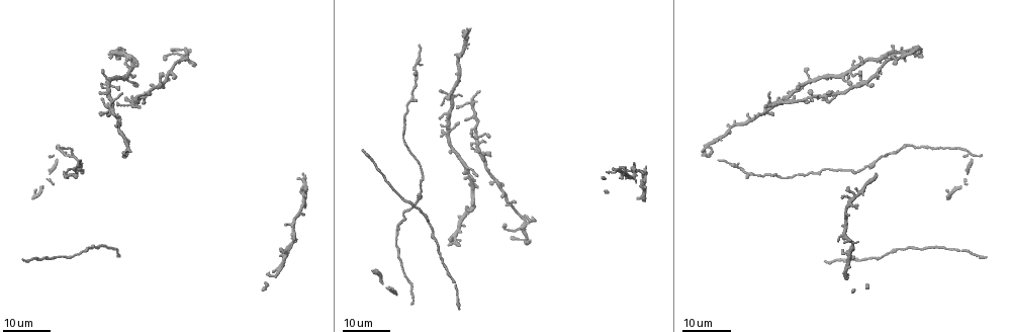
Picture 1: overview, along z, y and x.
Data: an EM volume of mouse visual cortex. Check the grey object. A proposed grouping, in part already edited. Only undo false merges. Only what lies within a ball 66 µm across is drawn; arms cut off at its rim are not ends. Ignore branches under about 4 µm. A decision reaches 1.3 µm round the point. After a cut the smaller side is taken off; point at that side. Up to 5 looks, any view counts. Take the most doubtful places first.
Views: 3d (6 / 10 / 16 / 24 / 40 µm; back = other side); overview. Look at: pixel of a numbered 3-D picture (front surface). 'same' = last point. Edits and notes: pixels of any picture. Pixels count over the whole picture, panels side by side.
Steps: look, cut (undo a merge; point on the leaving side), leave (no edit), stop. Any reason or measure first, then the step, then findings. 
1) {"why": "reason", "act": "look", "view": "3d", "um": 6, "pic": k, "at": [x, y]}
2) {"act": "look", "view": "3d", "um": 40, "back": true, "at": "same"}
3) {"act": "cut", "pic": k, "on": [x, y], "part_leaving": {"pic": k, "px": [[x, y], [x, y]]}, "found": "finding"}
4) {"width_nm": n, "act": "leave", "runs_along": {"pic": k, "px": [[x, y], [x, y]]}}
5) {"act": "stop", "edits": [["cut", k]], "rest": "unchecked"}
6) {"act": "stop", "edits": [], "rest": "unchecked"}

{"why": "narrows sharply", "act": "look", "view": "3d", "um": 16, "pic": 1, "at": [744, 172]}

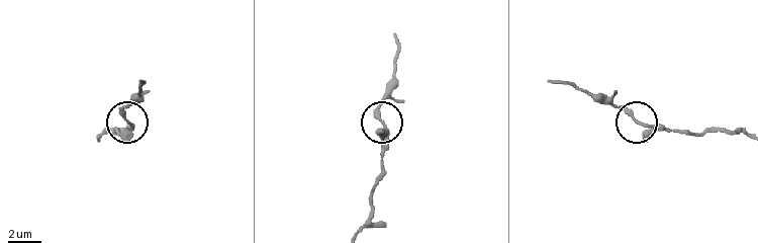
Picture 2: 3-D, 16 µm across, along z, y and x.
{"act": "look", "view": "3d", "um": 10, "pic": 2, "at": [386, 124]}

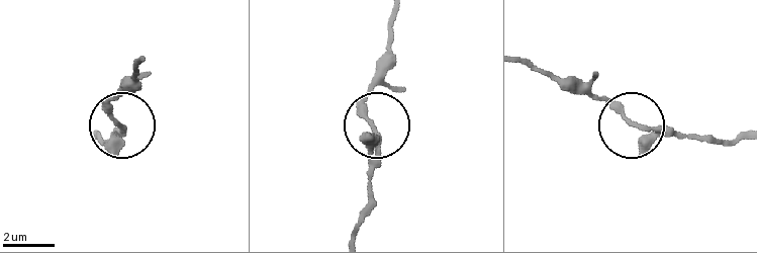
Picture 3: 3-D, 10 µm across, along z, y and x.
{"act": "look", "view": "3d", "um": 10, "back": true, "pic": 3, "at": [372, 128]}

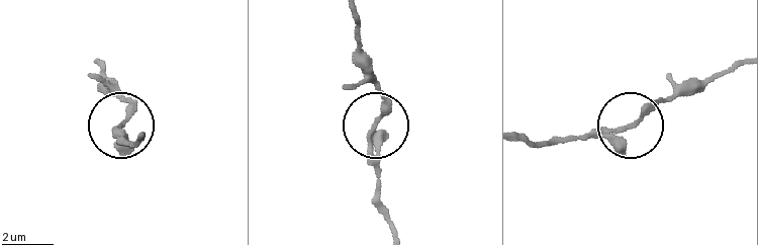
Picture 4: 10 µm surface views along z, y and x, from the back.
{"act": "leave", "runs_along": {"pic": 4, "px": [[692, 89], [609, 135], [554, 135]]}, "found": "one neuron here"}

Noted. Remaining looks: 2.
{"act": "look", "view": "3d", "um": 24, "pic": 1, "at": [813, 97]}

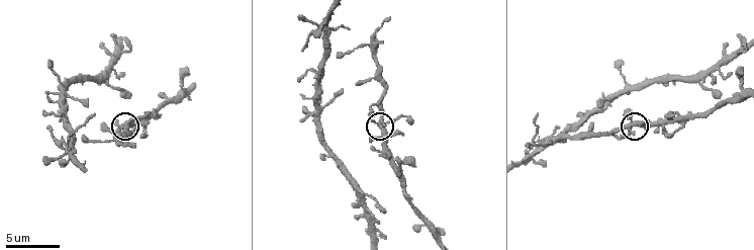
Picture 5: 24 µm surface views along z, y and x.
{"act": "look", "view": "3d", "um": 6, "pic": 5, "at": [128, 122]}

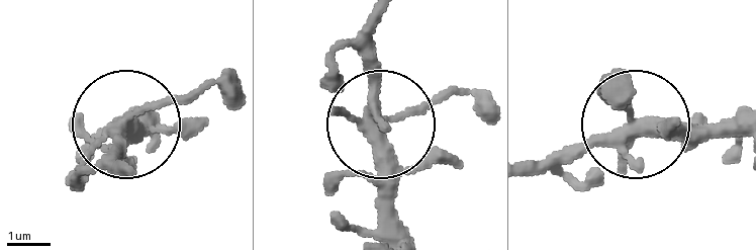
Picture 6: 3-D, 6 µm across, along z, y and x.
{"act": "leave", "runs_along": {"pic": 6, "px": [[535, 168], [629, 124], [600, 81]]}, "found": "continuous, no second neuron"}

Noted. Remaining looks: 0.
{"act": "stop", "edits": [], "rest": "unchecked"}

